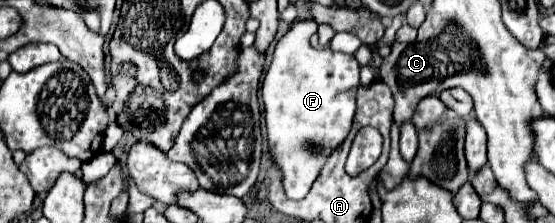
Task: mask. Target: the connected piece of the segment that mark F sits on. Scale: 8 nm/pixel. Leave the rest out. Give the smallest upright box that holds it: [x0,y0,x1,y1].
[261,19,359,199]

